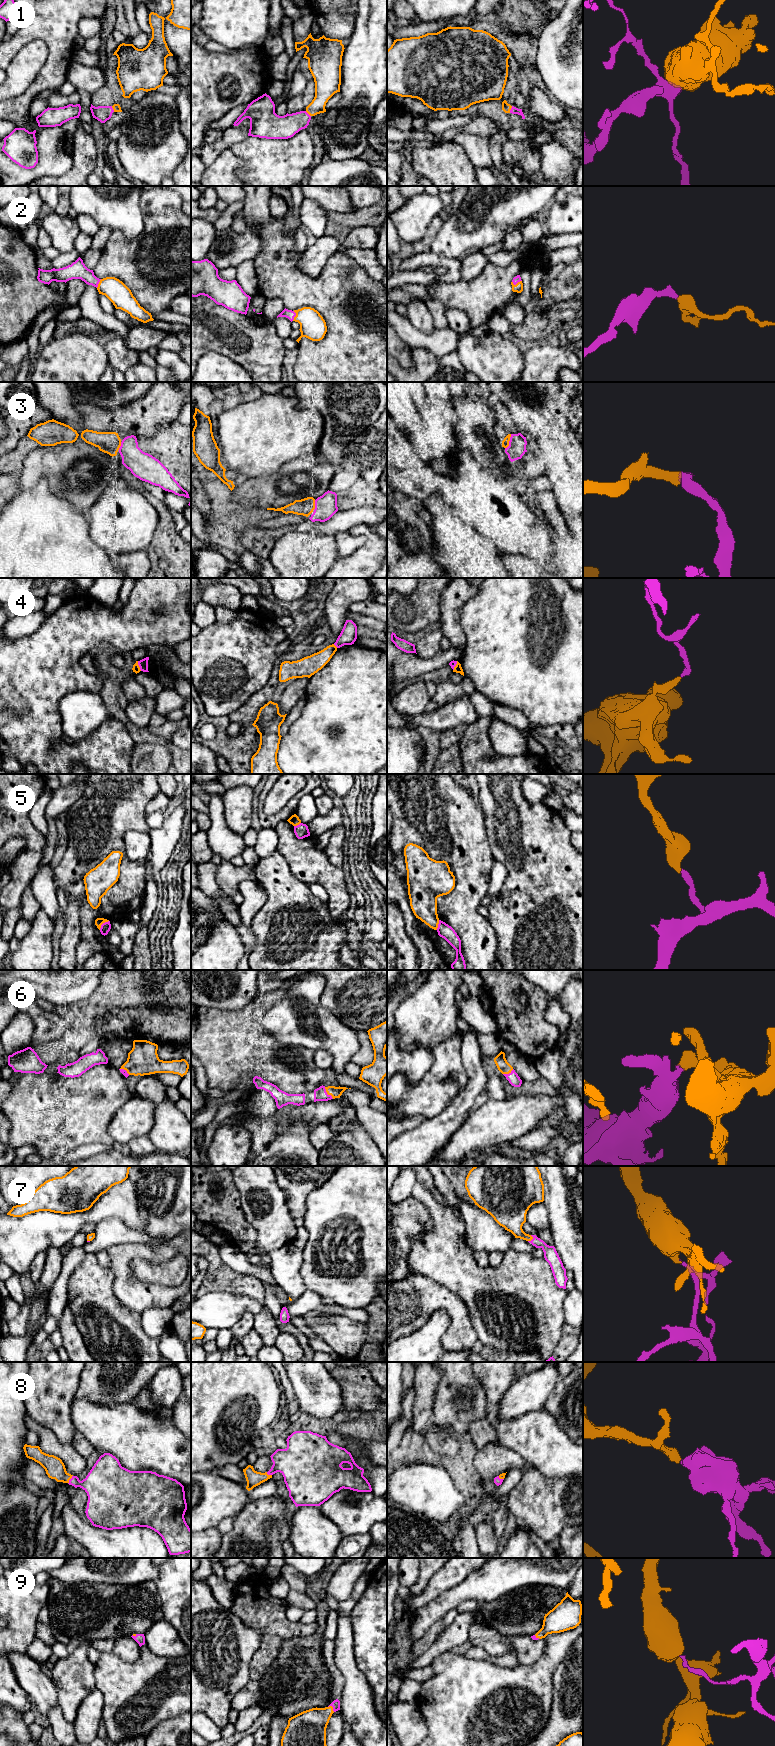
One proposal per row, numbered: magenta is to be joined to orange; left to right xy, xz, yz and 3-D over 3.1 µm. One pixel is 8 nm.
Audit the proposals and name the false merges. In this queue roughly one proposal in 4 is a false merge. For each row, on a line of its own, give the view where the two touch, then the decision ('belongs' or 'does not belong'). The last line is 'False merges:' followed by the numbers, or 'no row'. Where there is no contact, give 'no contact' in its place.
1: meets orange in yz; belongs
2: meets orange in xz; belongs
3: meets orange in yz; belongs
4: meets orange in xy; does not belong
5: meets orange in xy; does not belong
6: meets orange in xz; belongs
7: meets orange in yz; belongs
8: meets orange in xy; belongs
9: meets orange in xz; belongs
False merges: 4, 5

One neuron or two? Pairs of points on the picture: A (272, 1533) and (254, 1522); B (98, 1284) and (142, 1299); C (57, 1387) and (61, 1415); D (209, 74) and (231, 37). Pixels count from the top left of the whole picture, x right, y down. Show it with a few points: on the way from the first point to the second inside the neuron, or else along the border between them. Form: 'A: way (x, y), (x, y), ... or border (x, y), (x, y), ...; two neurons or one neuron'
A: border (270, 1519), (264, 1525), (268, 1547); two neurons
B: border (109, 1268), (114, 1275), (113, 1293), (127, 1307); two neurons
C: way (57, 1394), (57, 1408); one neuron
D: border (256, 45), (244, 45), (233, 50); two neurons

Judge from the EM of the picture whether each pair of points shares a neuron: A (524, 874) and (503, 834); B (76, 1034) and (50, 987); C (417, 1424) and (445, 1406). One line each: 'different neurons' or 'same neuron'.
A: same neuron
B: different neurons
C: different neurons

